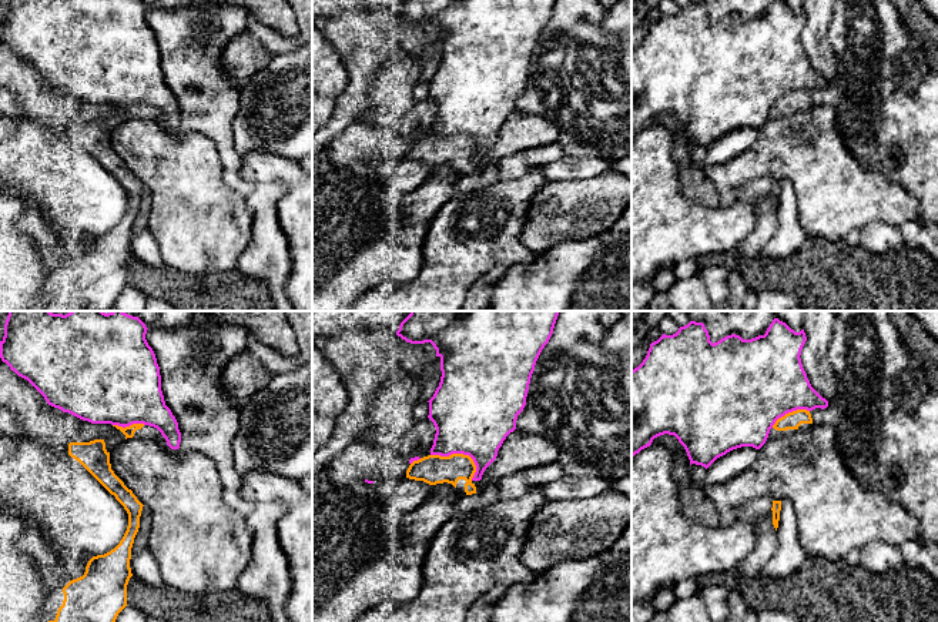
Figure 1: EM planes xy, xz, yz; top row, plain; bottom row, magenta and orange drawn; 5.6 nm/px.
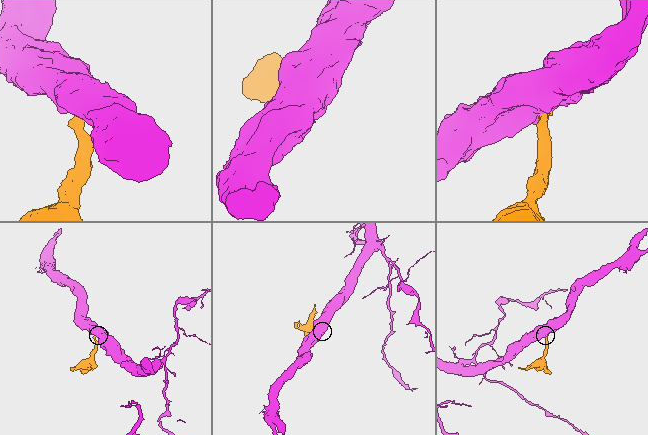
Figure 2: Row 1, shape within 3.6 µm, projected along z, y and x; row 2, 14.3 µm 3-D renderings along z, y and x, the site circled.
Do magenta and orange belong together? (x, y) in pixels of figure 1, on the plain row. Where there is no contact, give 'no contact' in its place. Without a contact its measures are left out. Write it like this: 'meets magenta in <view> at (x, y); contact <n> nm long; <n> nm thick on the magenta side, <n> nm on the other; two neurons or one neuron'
meets magenta in xz at (458, 133); contact 280 nm long; 460 nm thick on the magenta side, 160 nm on the other; two neurons

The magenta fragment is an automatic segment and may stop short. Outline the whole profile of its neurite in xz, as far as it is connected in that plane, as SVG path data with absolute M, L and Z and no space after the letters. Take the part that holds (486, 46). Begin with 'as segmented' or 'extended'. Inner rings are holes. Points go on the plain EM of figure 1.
as segmented; M403 0L396 11L396 16L411 24L425 24L431 23L436 30L436 37L440 39L440 63L436 68L433 77L429 83L429 96L428 98L433 103L436 108L433 126L431 128L431 136L449 137L452 134L469 136L475 146L476 153L472 161L480 161L485 150L496 140L498 131L502 127L506 117L516 110L517 96L523 91L526 86L526 77L529 71L529 64L532 54L535 51L536 41L549 23L556 0Z

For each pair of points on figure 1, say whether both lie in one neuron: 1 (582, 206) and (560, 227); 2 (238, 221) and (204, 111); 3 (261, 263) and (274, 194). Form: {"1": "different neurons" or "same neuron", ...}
{"1": "same neuron", "2": "different neurons", "3": "same neuron"}

